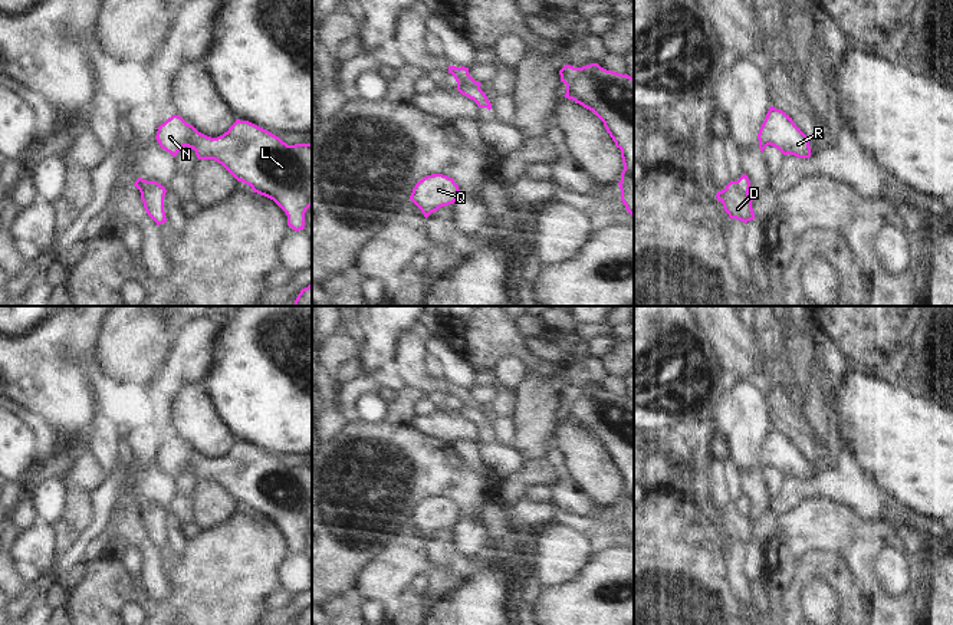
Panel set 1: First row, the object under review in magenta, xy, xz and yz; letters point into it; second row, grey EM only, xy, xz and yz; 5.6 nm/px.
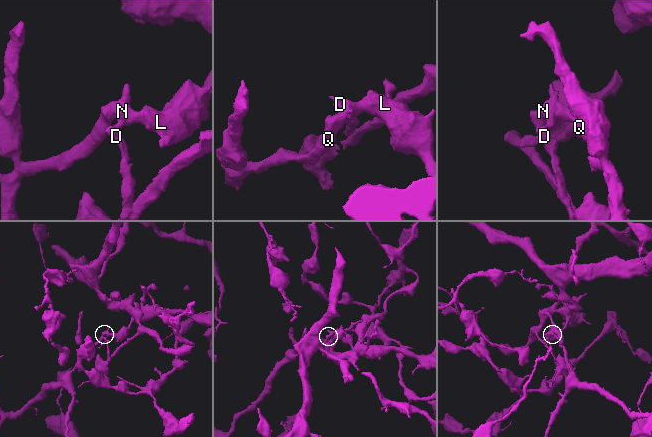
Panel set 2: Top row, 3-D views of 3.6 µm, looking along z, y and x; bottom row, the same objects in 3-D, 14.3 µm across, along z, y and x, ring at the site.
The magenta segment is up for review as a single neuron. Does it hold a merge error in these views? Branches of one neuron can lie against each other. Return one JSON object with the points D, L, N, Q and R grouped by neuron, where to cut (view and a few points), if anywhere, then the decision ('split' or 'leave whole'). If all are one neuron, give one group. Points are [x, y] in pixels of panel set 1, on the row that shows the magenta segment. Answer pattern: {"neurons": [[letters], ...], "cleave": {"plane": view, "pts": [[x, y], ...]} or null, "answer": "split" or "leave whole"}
{"neurons": [["D"], ["L", "N", "Q", "R"]], "cleave": {"plane": "xz", "pts": [[457, 84], [470, 84], [479, 88]]}, "answer": "split"}

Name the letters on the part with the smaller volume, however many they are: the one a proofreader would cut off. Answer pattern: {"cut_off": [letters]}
{"cut_off": ["L", "N", "Q", "R"]}

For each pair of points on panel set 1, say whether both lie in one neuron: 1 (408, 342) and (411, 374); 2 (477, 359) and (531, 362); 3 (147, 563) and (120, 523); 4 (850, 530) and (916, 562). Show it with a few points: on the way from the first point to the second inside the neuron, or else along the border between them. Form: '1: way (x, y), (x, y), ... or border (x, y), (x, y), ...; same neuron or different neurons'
1: way (410, 349), (410, 367); same neuron
2: way (490, 348), (518, 349); same neuron
3: way (147, 553), (147, 548), (130, 530); same neuron
4: way (866, 536), (887, 536), (900, 548); same neuron

